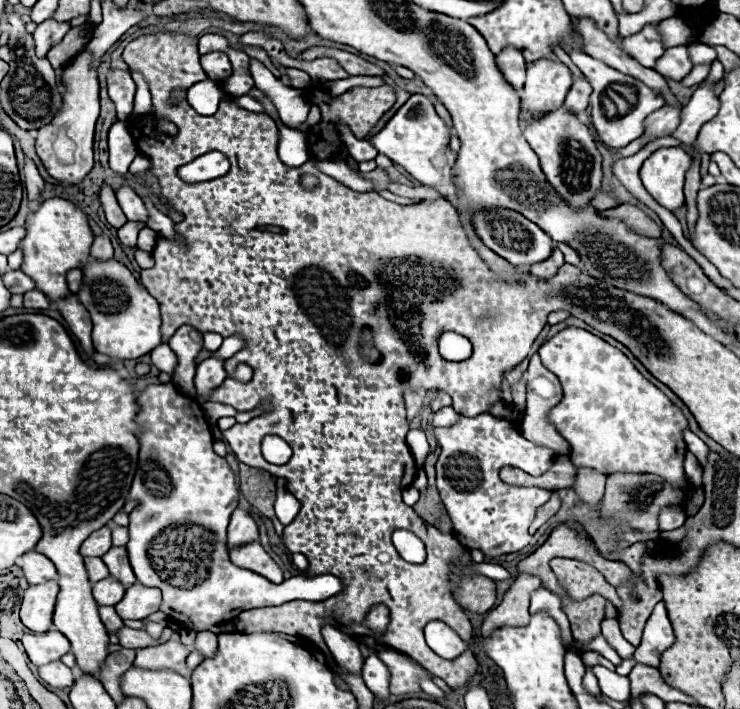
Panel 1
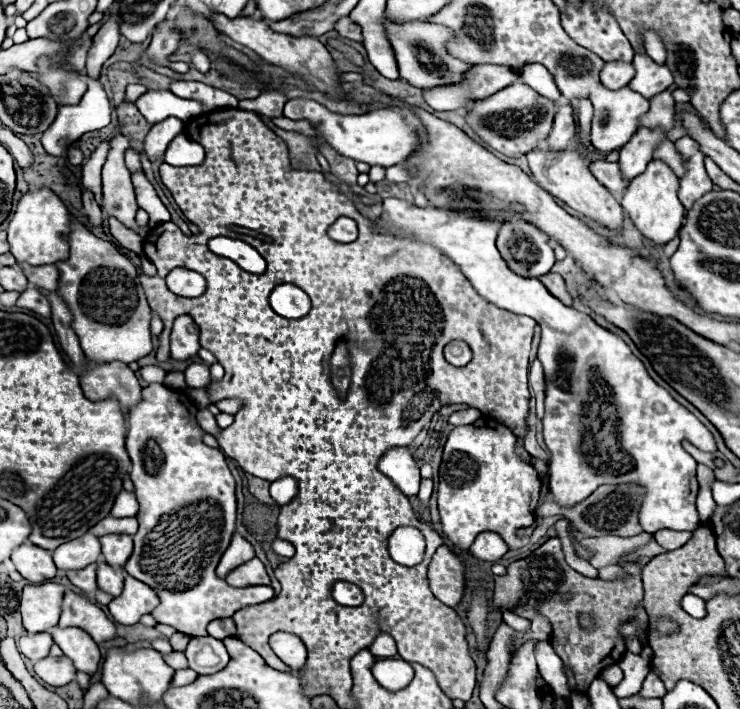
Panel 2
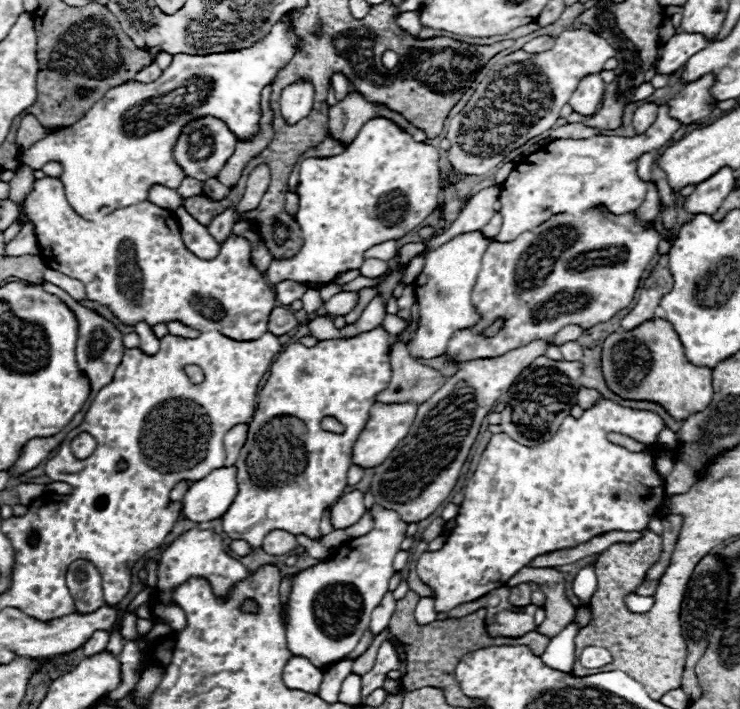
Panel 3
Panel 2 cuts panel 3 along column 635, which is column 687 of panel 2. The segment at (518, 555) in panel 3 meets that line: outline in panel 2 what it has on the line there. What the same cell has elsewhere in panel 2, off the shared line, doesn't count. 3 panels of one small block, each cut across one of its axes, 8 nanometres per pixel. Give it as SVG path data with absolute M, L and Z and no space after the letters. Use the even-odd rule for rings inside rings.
M386 198L382 206L382 214L378 218L382 224L376 224L374 232L388 232L392 236L414 238L424 244L436 246L444 256L448 256L462 274L470 280L472 288L488 300L490 304L532 316L542 328L542 340L538 346L538 360L544 366L546 380L546 414L544 414L544 440L550 450L548 458L548 482L554 502L560 508L570 508L586 500L600 484L640 484L646 490L646 498L642 502L638 520L644 532L658 530L680 530L692 532L702 526L694 500L698 494L696 482L696 460L682 448L682 440L690 440L696 448L712 452L716 448L716 440L712 432L680 402L676 402L668 390L652 380L642 360L638 360L628 344L614 332L598 326L592 318L584 318L584 312L578 312L570 306L564 306L556 300L538 278L522 278L514 274L506 262L500 258L494 242L498 236L500 220L466 216L464 212L446 212L438 208L418 208L398 198Z

